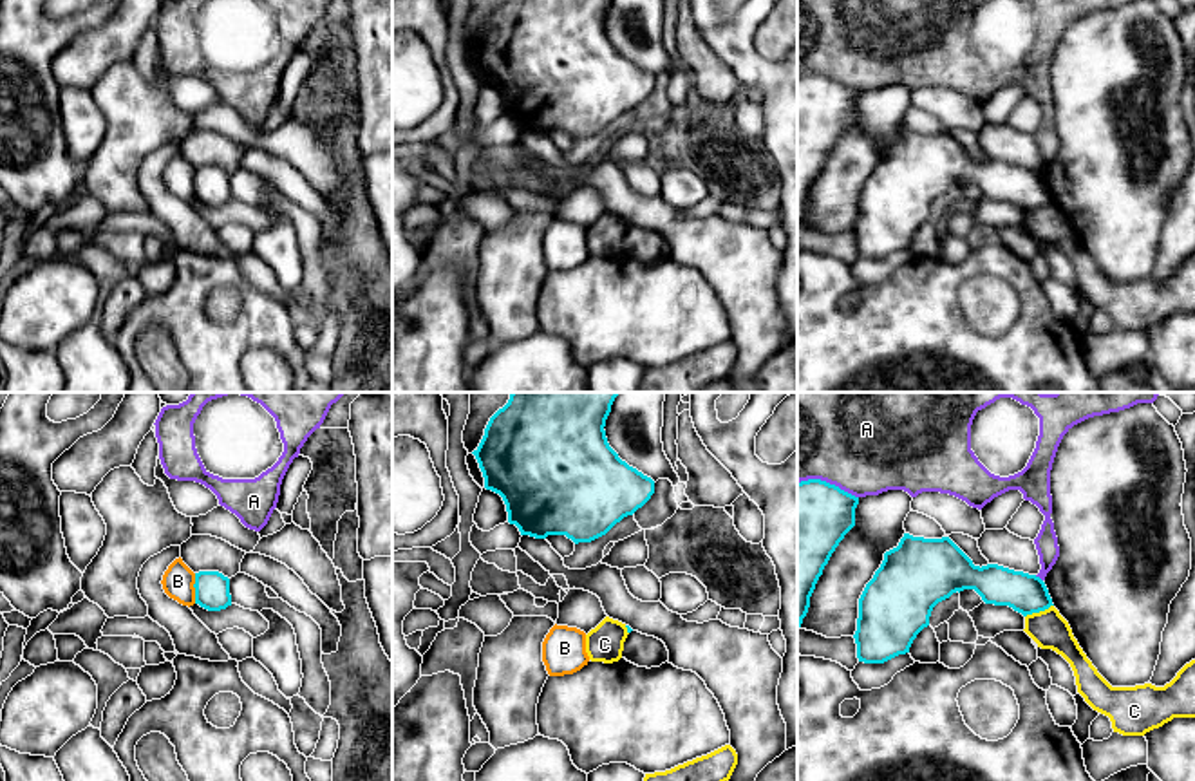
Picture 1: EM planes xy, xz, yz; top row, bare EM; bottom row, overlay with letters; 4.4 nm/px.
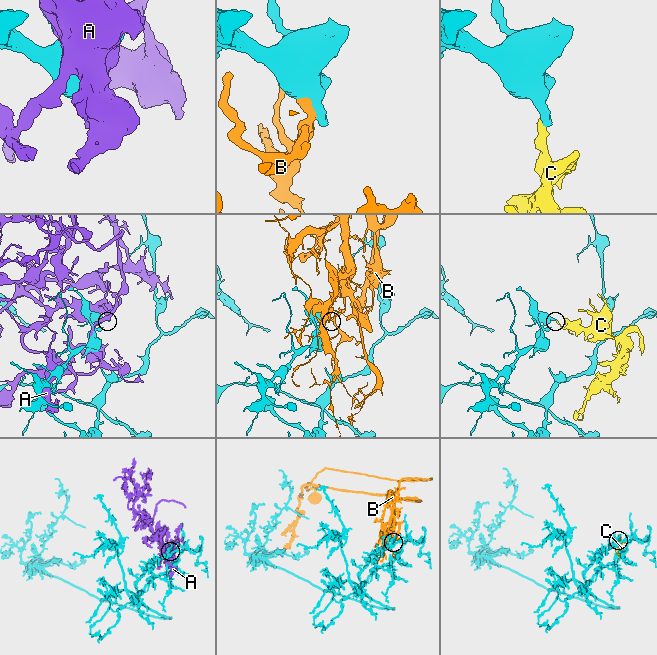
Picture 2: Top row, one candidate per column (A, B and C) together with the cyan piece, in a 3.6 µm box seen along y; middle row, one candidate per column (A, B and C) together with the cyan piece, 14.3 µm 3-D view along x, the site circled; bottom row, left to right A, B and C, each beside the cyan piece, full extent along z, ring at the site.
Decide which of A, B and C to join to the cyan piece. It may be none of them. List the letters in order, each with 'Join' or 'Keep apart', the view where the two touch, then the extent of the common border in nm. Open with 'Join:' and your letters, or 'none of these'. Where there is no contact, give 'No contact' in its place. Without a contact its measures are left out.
Join: none of these
A: Keep apart. Touches cyan in yz. Shared border 280 nm
B: Keep apart. Touches cyan in xy. Shared border 140 nm
C: Keep apart. Touches cyan in yz. Shared border 140 nm

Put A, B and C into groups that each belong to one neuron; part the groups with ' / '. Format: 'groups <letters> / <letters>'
groups A / B / C

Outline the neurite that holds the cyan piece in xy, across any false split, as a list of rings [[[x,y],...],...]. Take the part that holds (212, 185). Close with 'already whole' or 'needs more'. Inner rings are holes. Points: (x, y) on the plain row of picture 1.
[[[219,166],[195,168],[195,199],[208,206],[221,206],[231,201],[230,174]]]; already whole

